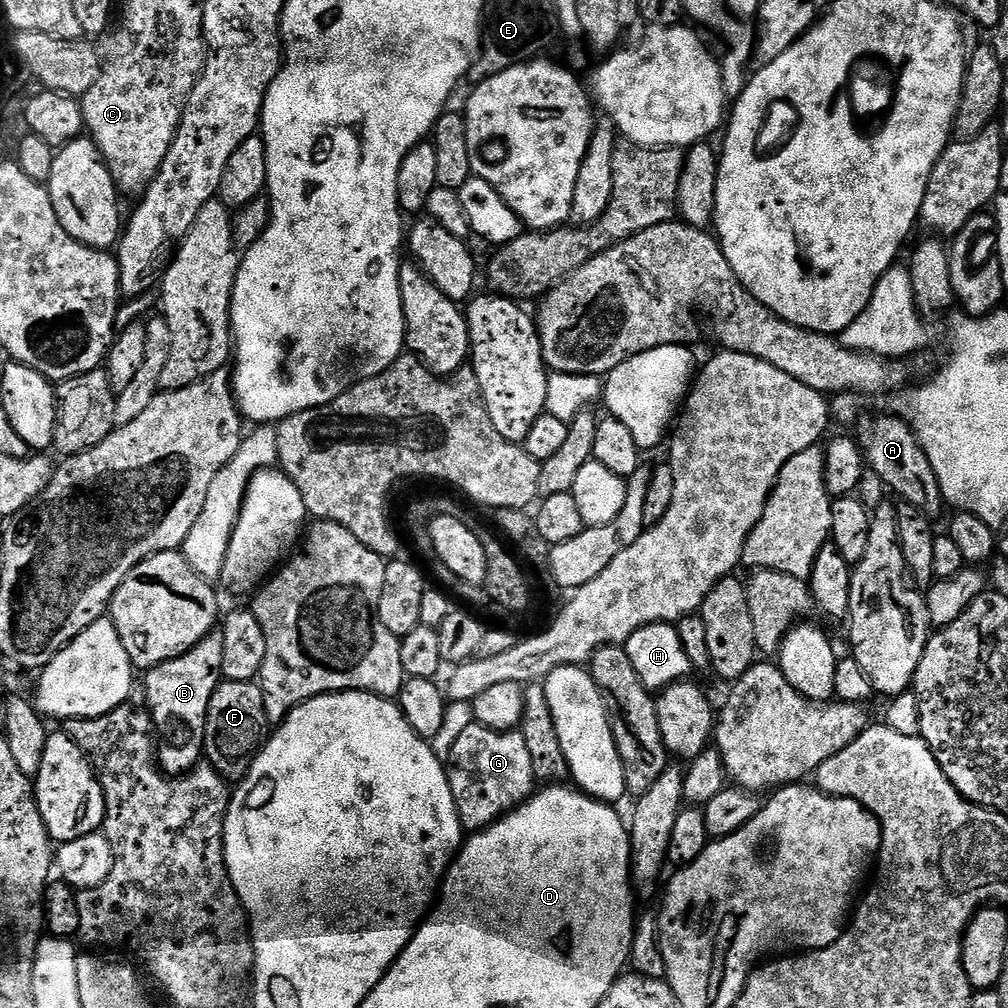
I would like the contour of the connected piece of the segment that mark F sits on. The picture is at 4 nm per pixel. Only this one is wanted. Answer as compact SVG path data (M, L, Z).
M224 680L210 698L206 714L203 755L207 763L229 782L239 782L252 769L256 755L266 743L270 725L266 718L266 702L262 702L259 683L247 680Z

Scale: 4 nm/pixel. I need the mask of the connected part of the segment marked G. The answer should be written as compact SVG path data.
M475 722L466 726L446 758L446 767L458 818L472 834L513 812L533 795L538 784L534 762L530 762L530 749L519 730L499 732Z

